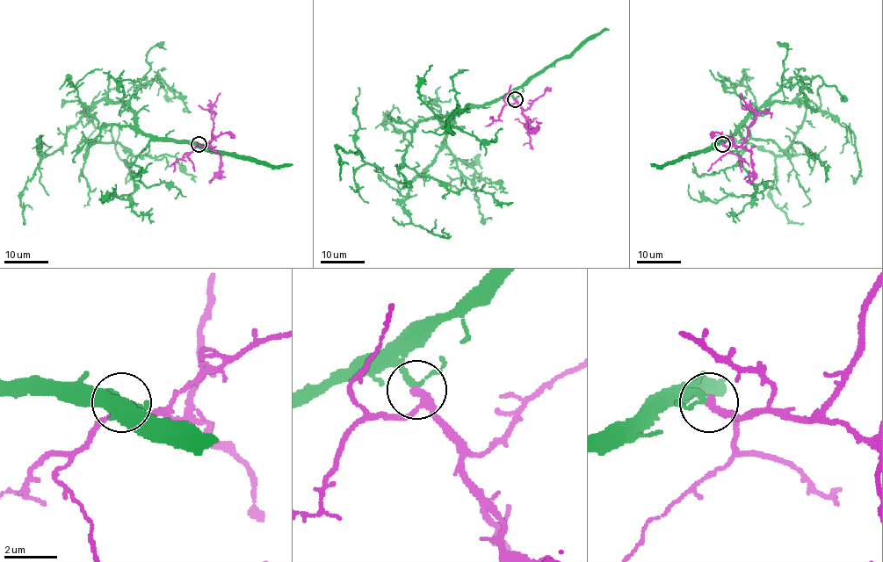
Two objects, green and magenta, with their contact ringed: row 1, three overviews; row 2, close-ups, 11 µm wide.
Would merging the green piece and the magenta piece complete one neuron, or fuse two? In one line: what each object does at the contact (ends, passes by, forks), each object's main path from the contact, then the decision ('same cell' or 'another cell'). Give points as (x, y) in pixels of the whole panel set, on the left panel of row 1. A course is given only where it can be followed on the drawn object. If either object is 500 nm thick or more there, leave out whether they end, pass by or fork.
green passes by | magenta passes by | green via (199, 144), (152, 139), (122, 101), (98, 100), (67, 133), (64, 144), (43, 157), (21, 191), (24, 224) | magenta via (199, 144), (210, 145), (213, 126), (211, 106), (220, 93) | same cell

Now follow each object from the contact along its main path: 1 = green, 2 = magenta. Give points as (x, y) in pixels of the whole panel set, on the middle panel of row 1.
1: (515, 98), (503, 95), (463, 108), (442, 149), (404, 183), (388, 178), (359, 153), (337, 147), (340, 181)
2: (515, 99), (530, 125), (527, 133), (527, 126), (536, 118)

